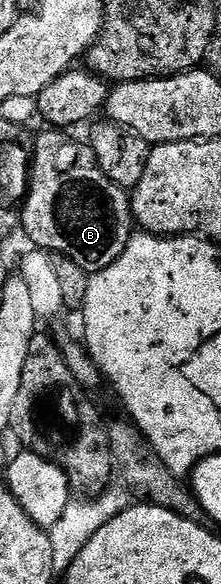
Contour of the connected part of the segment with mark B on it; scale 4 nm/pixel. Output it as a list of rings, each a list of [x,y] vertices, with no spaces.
[[[46,129],[32,143],[32,162],[28,176],[26,198],[20,208],[20,227],[31,239],[35,248],[54,255],[63,255],[87,273],[103,271],[124,253],[128,241],[136,233],[134,210],[130,208],[131,196],[117,187],[100,169],[94,151],[85,142],[77,143],[73,134],[62,129]]]

